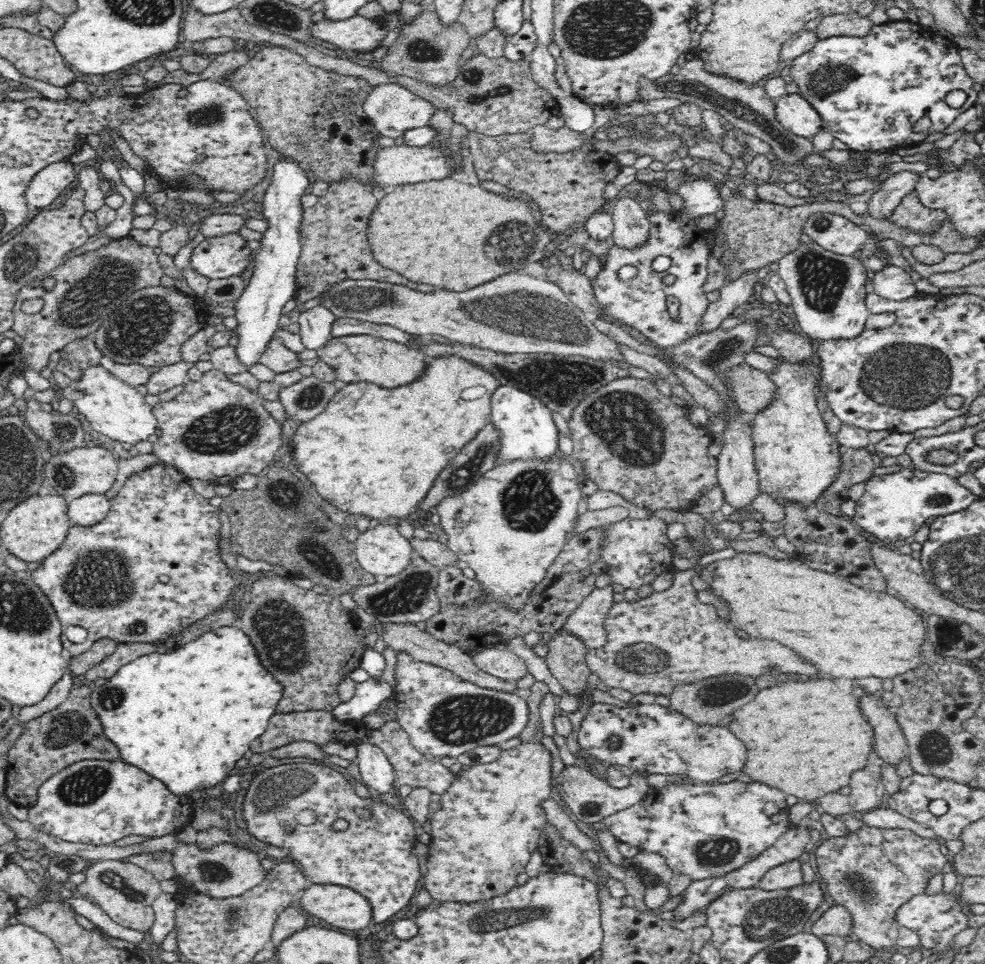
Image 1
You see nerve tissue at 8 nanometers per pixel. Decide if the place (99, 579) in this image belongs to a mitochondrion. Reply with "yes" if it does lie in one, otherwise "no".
yes

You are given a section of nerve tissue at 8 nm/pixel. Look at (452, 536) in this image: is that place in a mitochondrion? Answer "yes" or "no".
no

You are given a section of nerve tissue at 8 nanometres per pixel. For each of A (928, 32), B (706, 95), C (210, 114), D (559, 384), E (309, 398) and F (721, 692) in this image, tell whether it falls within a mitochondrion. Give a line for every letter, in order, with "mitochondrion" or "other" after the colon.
A: other
B: other
C: mitochondrion
D: mitochondrion
E: mitochondrion
F: mitochondrion

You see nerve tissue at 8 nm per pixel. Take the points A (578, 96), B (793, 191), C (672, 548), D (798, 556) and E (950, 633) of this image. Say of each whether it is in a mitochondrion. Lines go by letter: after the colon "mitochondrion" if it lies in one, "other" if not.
A: other
B: other
C: other
D: other
E: mitochondrion

